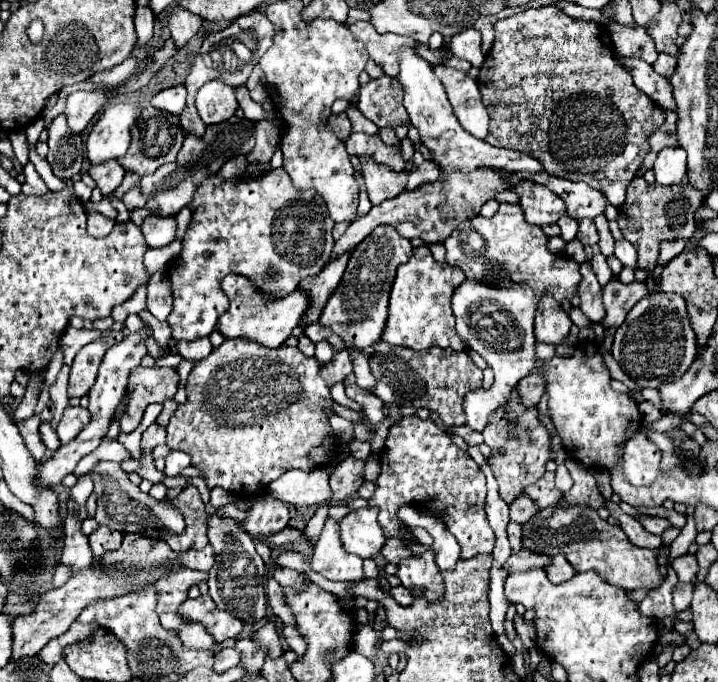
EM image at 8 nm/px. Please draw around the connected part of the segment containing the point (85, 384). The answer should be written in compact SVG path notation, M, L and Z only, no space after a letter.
M98 339L94 343L84 345L74 363L70 367L70 381L68 381L68 397L84 397L96 381L96 369L104 359L104 353L116 345L116 339Z

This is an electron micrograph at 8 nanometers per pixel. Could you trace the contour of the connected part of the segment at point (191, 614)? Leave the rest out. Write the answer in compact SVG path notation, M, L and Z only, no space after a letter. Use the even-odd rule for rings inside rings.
M200 595L198 599L186 599L178 607L178 615L182 619L204 625L216 643L222 643L228 637L238 637L244 627L244 623L240 619L218 609L210 595Z

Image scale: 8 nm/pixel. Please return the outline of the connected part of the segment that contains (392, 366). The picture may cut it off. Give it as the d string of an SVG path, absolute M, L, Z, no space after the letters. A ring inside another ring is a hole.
M378 339L368 353L370 371L376 377L376 383L370 389L372 395L384 403L398 403L400 407L426 407L428 411L438 413L438 417L450 427L466 425L466 415L462 409L464 395L482 387L482 371L472 363L470 355L440 347L414 351L406 347L392 347L382 339Z

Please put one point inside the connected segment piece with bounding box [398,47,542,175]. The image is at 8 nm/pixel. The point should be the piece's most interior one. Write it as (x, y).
(453, 149)

